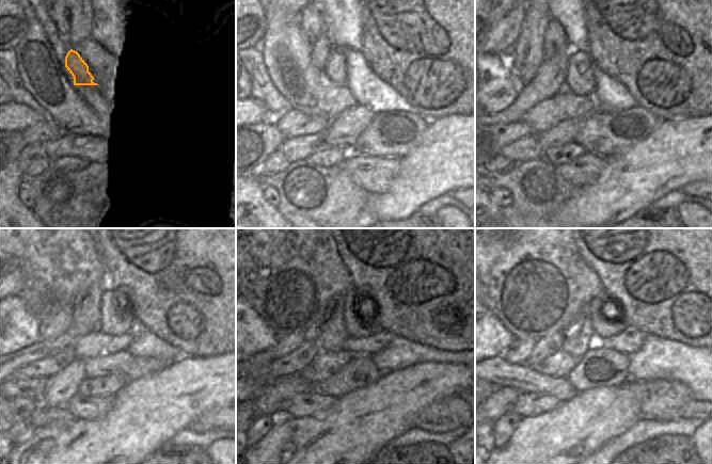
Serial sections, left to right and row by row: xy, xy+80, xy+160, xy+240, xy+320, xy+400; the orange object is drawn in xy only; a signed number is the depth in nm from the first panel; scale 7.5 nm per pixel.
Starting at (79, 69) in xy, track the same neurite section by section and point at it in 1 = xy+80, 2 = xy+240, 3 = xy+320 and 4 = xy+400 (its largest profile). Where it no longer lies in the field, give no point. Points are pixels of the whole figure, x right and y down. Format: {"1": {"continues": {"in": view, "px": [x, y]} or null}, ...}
{"1": {"continues": {"in": "xy+80", "px": [335, 69]}}, "2": {"continues": {"in": "xy+240", "px": [113, 321]}}, "3": {"continues": {"in": "xy+320", "px": [357, 324]}}, "4": {"continues": {"in": "xy+400", "px": [604, 322]}}}

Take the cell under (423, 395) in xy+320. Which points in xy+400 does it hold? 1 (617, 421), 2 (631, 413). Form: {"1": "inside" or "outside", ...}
{"1": "inside", "2": "inside"}

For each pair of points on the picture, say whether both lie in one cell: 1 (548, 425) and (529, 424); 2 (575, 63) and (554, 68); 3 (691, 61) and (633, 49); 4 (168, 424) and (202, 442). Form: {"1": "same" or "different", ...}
{"1": "same", "2": "different", "3": "same", "4": "different"}

